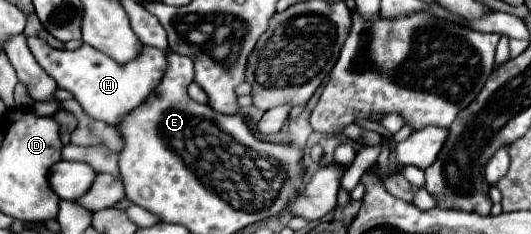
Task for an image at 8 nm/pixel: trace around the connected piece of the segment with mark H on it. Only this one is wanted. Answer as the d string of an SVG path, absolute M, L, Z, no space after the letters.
M28 38L28 46L36 56L36 62L58 82L60 88L74 94L88 116L112 126L120 124L126 112L138 108L138 104L142 104L142 100L154 92L158 80L162 80L162 72L166 72L166 52L150 46L144 46L142 56L130 64L118 64L88 44L82 44L76 50L54 50L40 38Z

